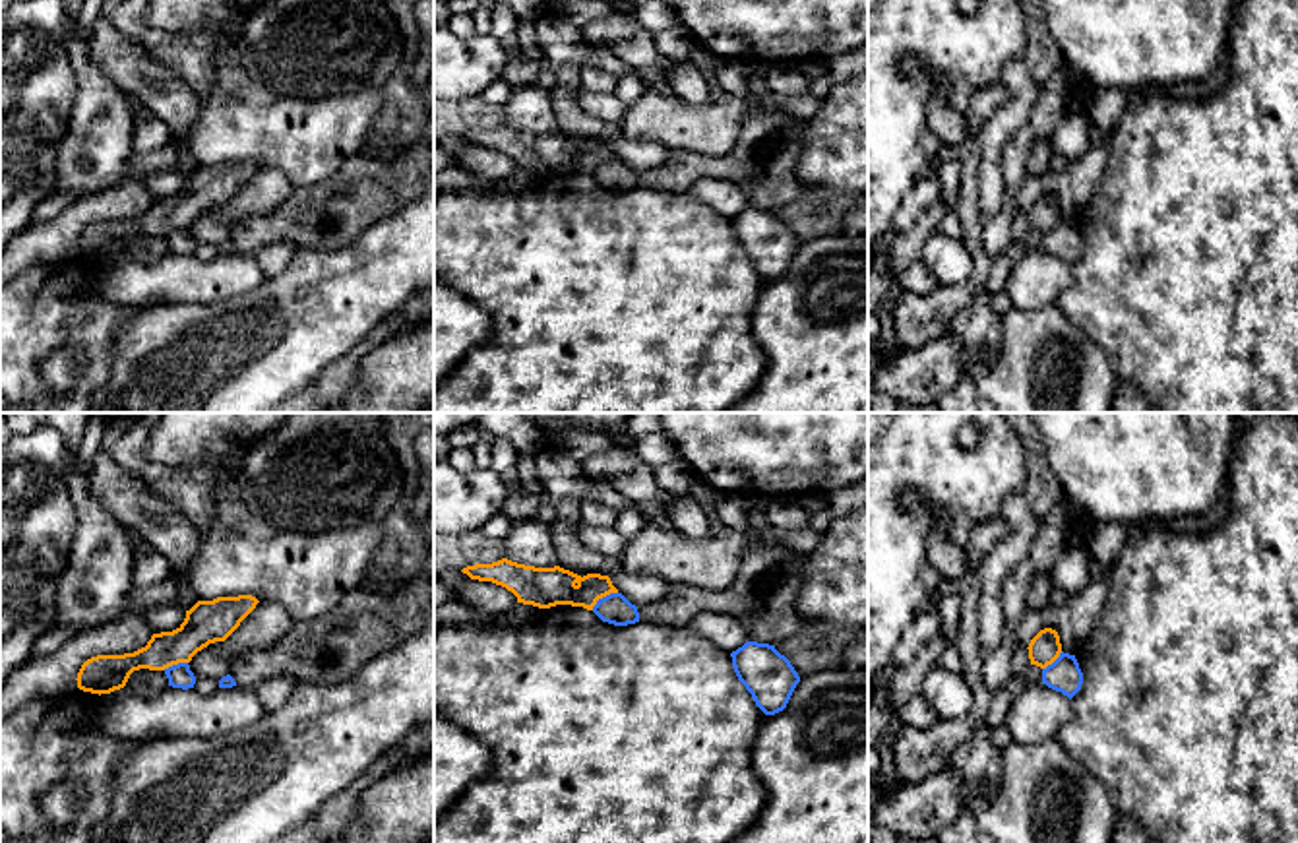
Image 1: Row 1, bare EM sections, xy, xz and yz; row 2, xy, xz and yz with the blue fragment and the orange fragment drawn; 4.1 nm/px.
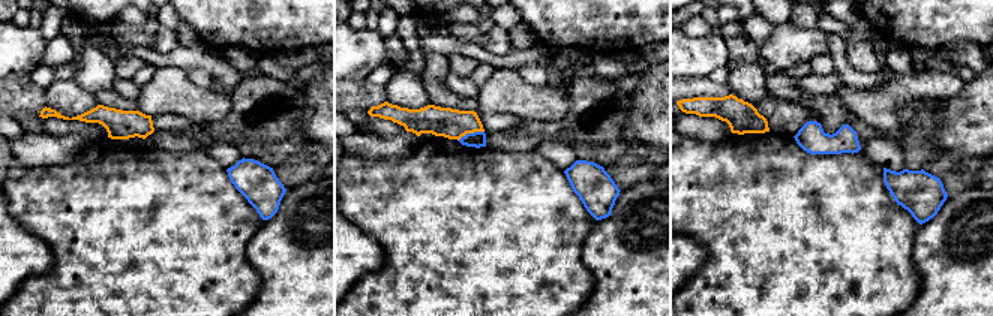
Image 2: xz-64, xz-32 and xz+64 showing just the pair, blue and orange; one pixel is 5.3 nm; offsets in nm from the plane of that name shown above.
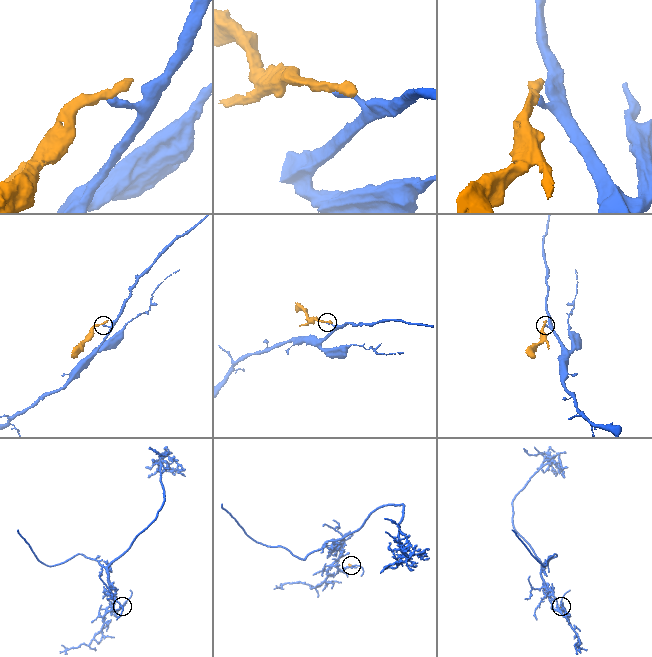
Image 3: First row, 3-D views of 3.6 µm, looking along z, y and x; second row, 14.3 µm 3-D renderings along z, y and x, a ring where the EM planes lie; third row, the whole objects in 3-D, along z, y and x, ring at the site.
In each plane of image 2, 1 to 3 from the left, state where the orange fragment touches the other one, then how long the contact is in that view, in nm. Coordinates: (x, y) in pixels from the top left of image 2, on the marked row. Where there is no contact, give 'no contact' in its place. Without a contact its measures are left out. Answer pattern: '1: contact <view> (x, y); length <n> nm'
1: no contact
2: contact xz-32 (470, 134); length 150 nm
3: no contact

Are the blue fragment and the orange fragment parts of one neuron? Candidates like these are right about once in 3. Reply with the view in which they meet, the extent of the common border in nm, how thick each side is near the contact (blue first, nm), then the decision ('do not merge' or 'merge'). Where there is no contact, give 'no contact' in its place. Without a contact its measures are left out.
contact in xz; length 130 nm; calibres 130 and 170 nm; do not merge

